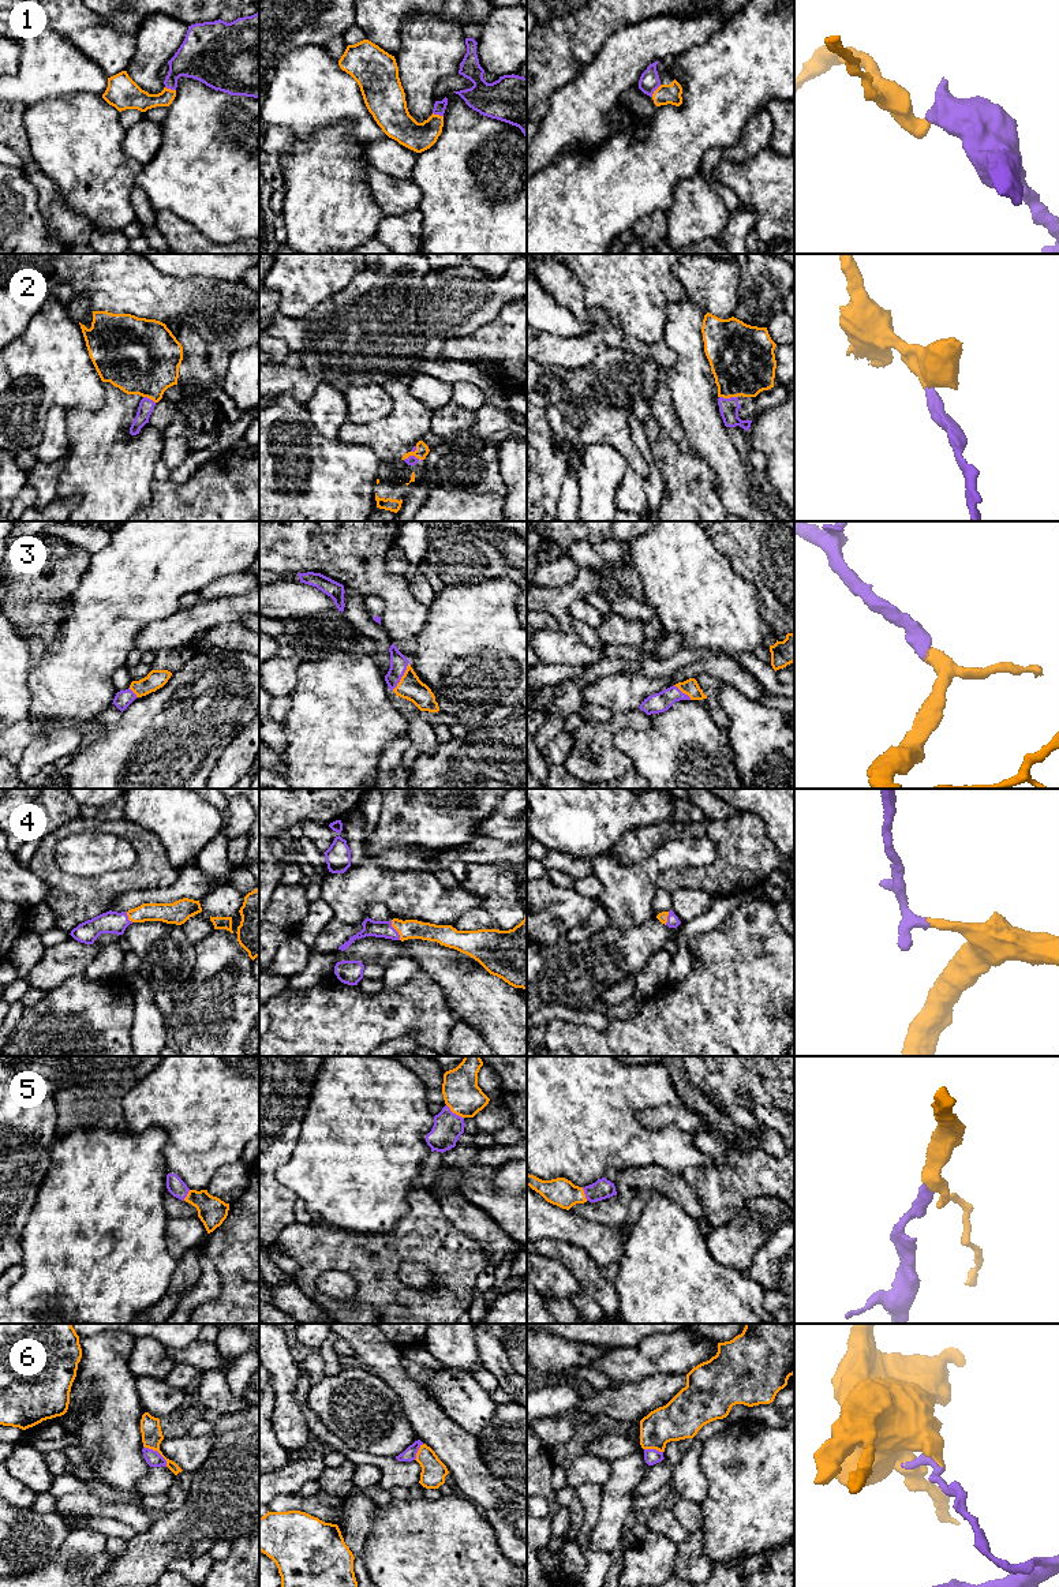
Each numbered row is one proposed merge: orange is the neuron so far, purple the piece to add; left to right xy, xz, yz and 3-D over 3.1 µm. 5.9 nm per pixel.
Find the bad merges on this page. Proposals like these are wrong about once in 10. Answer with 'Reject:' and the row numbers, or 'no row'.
Reject: 6

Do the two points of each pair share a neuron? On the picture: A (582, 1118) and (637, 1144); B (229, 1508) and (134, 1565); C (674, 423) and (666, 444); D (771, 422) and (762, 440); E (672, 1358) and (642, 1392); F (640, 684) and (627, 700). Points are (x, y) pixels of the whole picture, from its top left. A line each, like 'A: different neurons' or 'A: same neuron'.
A: same neuron
B: same neuron
C: different neurons
D: same neuron
E: different neurons
F: same neuron

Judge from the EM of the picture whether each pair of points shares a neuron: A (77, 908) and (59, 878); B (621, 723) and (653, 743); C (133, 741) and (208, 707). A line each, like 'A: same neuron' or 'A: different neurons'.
A: same neuron
B: different neurons
C: same neuron

